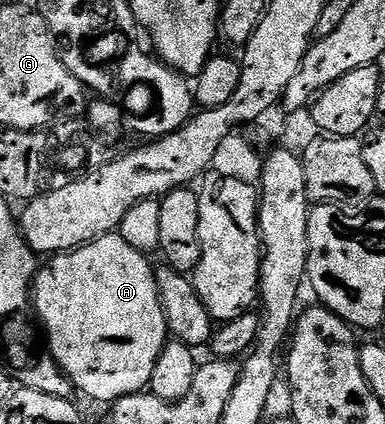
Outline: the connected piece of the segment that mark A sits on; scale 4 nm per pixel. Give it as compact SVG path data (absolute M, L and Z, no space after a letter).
M109 234L100 236L97 240L91 240L88 244L83 244L81 248L77 248L74 252L53 255L49 260L52 261L45 268L43 265L36 274L34 281L34 312L42 325L48 351L52 353L52 357L56 359L58 366L64 372L64 375L68 377L69 382L72 383L73 389L79 395L81 392L82 395L89 396L92 400L108 400L107 402L115 402L124 396L145 391L152 383L154 366L162 354L164 345L170 339L166 314L162 310L160 291L156 285L156 273L153 265L150 266L144 261L147 260L145 253L134 250L134 246L130 246L118 234Z

